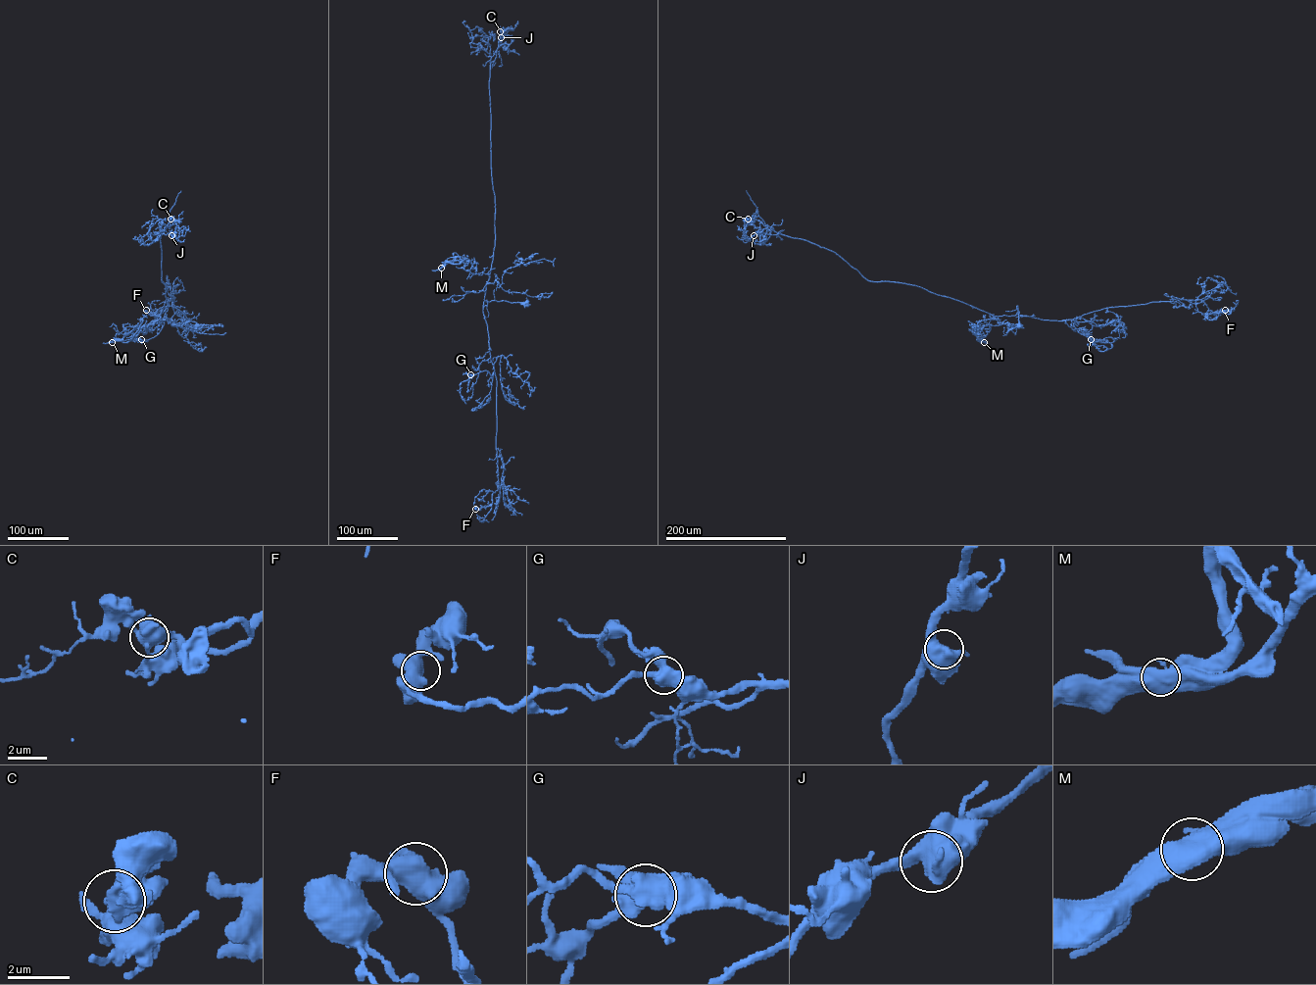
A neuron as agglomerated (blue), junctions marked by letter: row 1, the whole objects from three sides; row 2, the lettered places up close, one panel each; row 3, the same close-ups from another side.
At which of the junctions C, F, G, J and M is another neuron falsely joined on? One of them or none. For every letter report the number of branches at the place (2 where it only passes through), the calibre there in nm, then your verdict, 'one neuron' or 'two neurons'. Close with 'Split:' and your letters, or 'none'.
C: 3 branches meet; 550 nm thick; one neuron
F: 3 branches meet; 550 nm thick; one neuron
G: 3 branches meet; 550 nm thick; one neuron
J: 3 branches meet; 550 nm thick; one neuron
M: 3 branches meet; 600 nm thick; two neurons
Split: M

